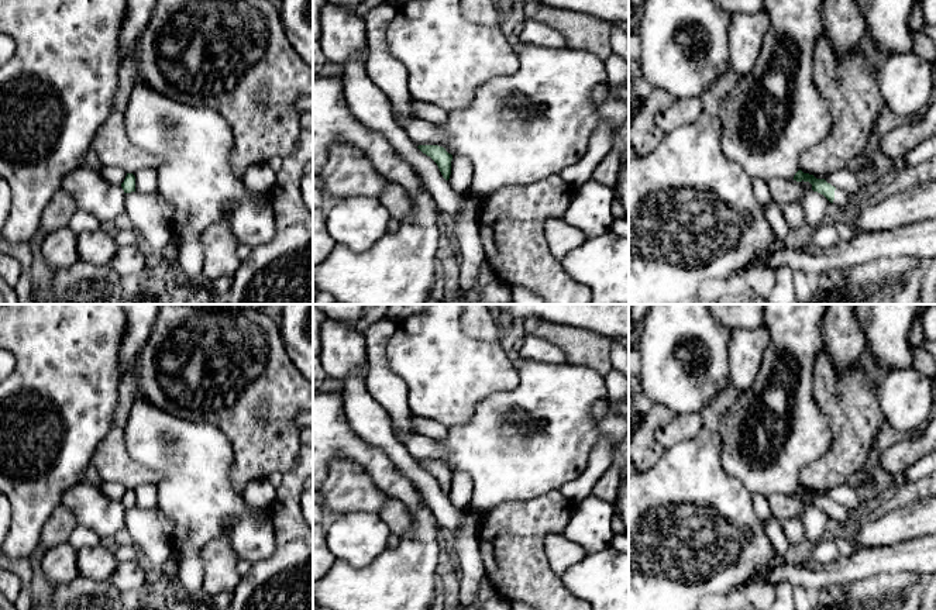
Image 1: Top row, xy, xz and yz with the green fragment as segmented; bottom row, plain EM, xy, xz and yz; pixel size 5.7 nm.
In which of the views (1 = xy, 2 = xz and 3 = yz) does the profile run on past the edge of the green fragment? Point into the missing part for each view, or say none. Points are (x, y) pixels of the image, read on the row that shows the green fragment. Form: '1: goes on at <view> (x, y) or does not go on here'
1: does not go on here
2: does not go on here
3: does not go on here

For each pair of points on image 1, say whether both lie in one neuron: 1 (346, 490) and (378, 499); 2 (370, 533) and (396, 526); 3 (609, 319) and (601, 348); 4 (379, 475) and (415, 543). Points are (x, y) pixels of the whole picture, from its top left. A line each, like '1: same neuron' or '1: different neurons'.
1: same neuron
2: different neurons
3: different neurons
4: same neuron

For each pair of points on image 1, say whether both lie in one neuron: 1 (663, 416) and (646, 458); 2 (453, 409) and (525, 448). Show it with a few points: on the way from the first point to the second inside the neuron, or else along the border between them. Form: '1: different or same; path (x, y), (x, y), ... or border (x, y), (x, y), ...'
1: same; path (651, 426), (646, 431), (646, 447)
2: different; border (492, 393), (477, 405), (464, 423), (448, 427)

